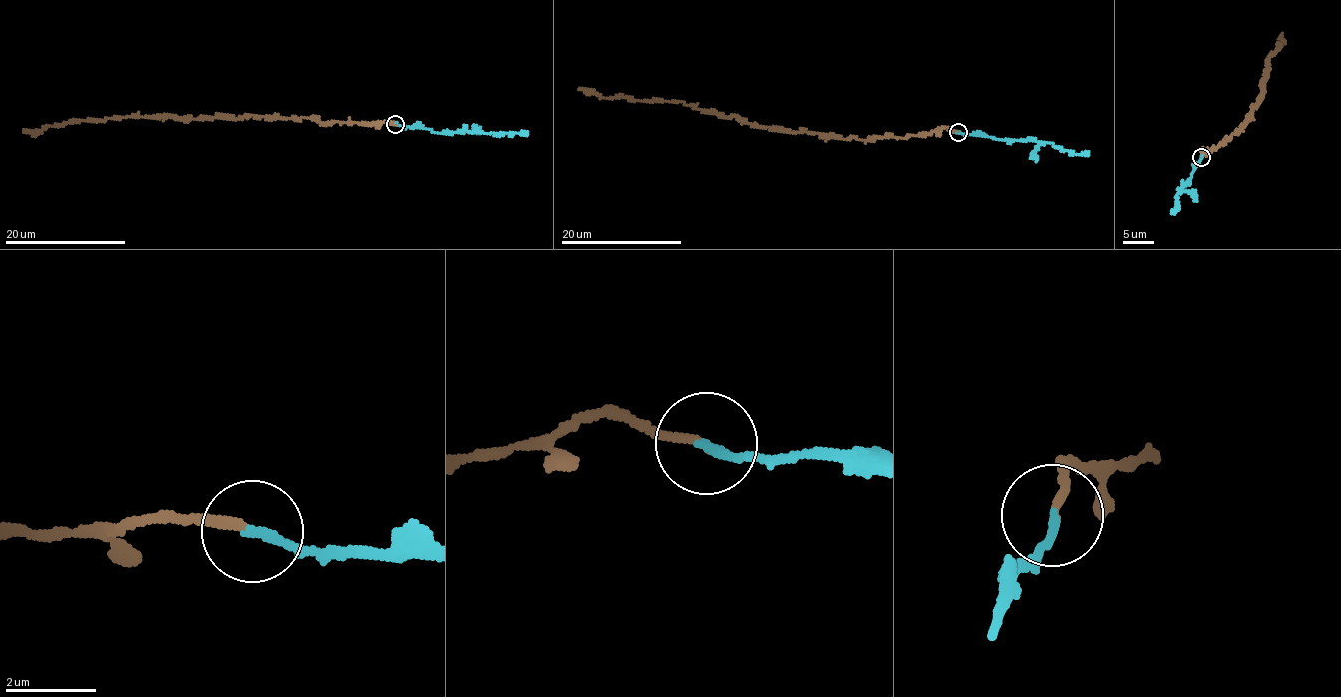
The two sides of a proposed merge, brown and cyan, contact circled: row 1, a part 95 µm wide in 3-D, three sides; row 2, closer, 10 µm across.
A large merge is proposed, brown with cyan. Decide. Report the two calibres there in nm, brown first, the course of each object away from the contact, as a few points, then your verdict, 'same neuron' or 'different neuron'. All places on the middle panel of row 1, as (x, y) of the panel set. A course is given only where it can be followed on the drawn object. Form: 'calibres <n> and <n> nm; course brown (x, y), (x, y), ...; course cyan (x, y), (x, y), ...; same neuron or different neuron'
calibres 170 and 200 nm; course brown (957, 131), (942, 128), (904, 138), (843, 139), (751, 125), (734, 117), (682, 103), (603, 97), (578, 88); course cyan (958, 132), (1014, 141), (1027, 139), (1053, 144), (1074, 153), (1089, 152); same neuron

